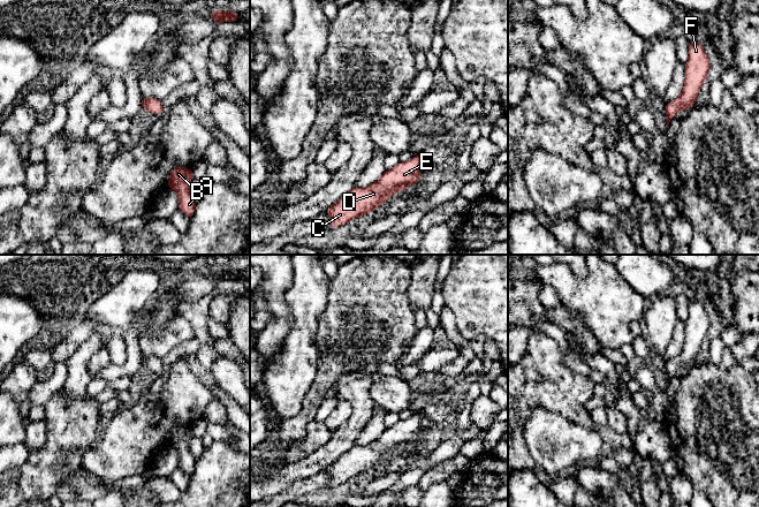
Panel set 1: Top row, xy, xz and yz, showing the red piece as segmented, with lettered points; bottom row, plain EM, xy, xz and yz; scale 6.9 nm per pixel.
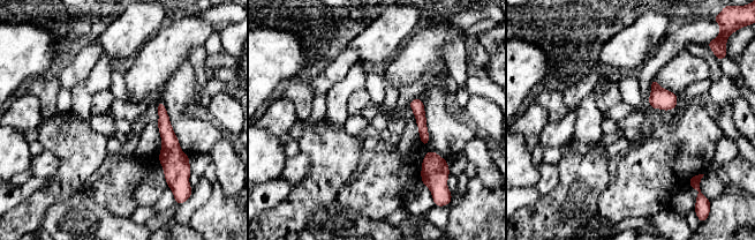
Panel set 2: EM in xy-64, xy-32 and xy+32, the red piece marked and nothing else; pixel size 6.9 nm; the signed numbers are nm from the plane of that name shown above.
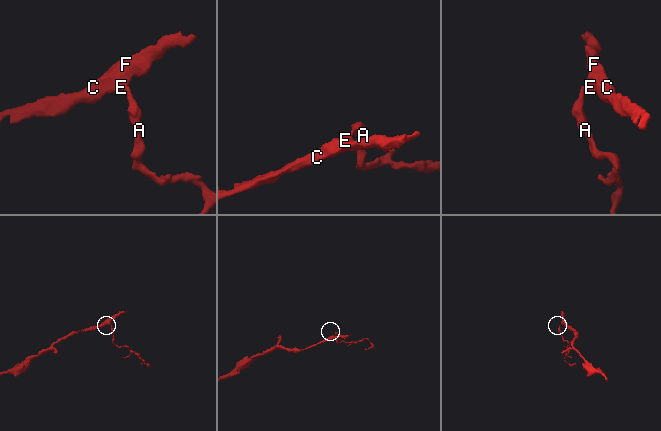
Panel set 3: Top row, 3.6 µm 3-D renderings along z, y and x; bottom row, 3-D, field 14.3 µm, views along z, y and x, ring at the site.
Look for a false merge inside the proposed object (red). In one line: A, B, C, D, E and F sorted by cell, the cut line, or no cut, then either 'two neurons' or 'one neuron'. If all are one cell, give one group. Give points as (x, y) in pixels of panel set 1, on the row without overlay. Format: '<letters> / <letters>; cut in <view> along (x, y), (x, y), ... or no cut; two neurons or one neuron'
A B C D E F; no cut; one neuron

